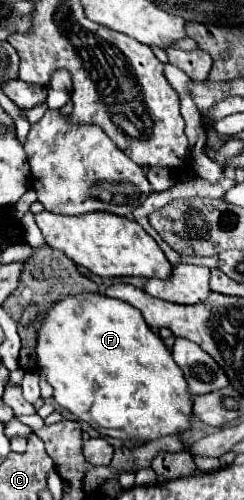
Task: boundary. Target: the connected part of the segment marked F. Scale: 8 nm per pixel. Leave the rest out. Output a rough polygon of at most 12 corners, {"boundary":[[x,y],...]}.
{"boundary":[[52,303],[36,369],[100,435],[190,425],[182,369],[130,303]]}

